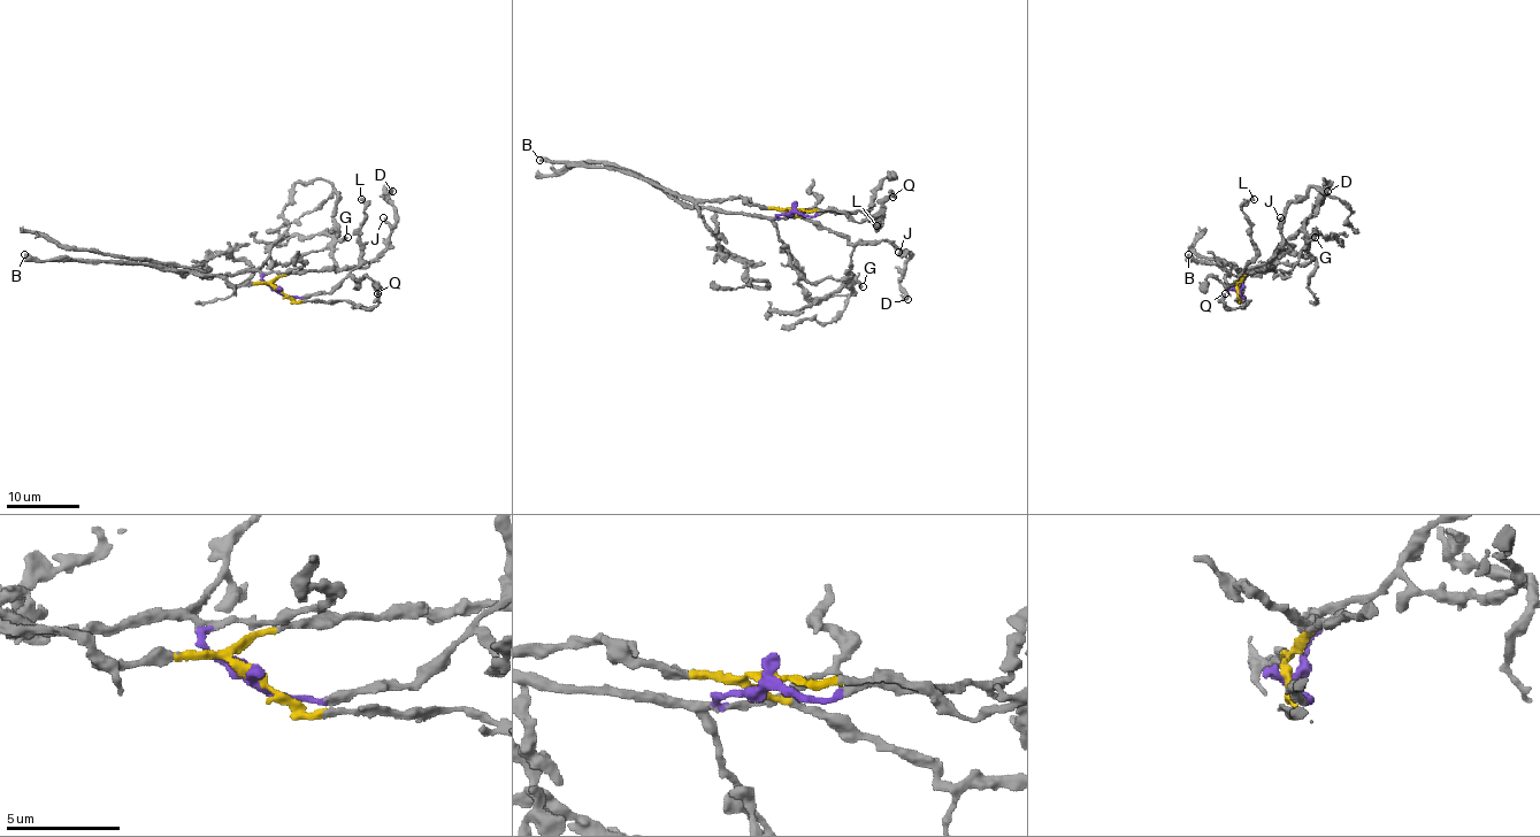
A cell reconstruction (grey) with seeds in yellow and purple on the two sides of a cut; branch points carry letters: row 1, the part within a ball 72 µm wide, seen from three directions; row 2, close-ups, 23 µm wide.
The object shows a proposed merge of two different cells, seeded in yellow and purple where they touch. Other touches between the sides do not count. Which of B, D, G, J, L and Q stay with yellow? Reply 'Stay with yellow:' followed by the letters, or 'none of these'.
Stay with yellow: B, D, G, J, Q

